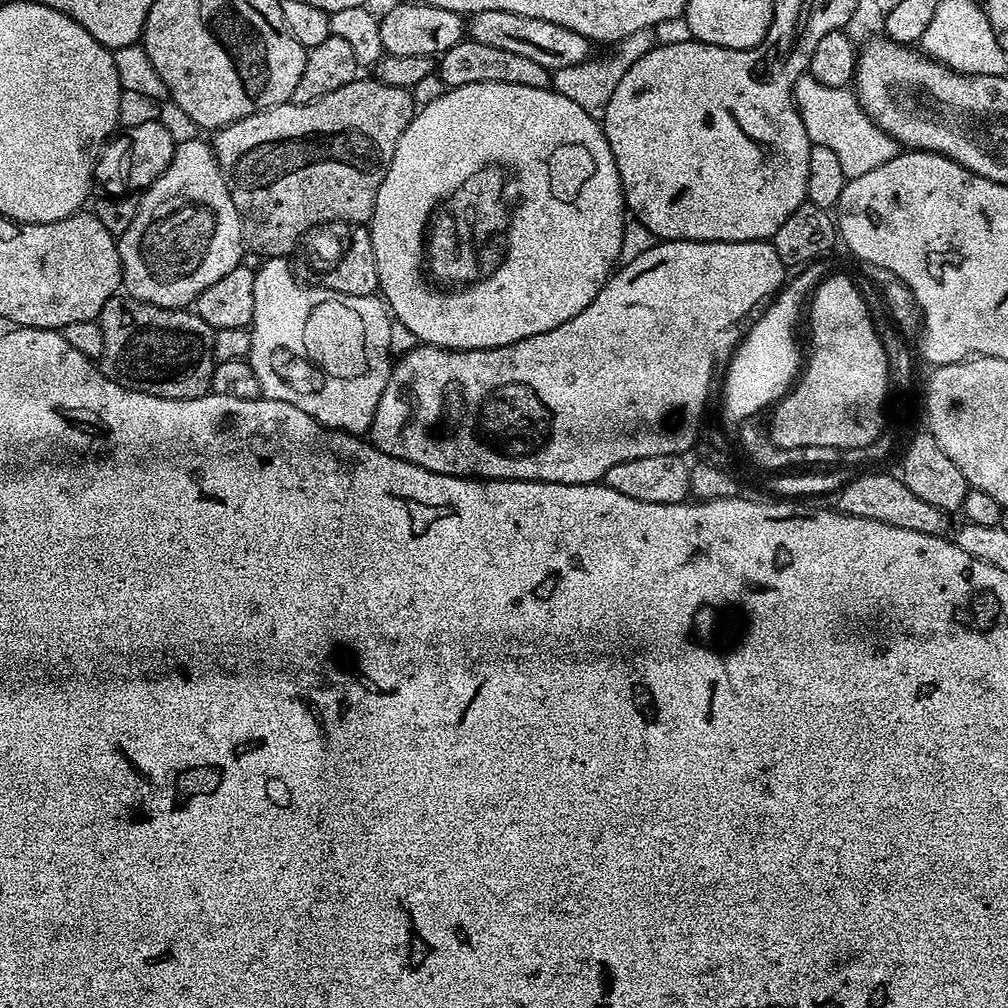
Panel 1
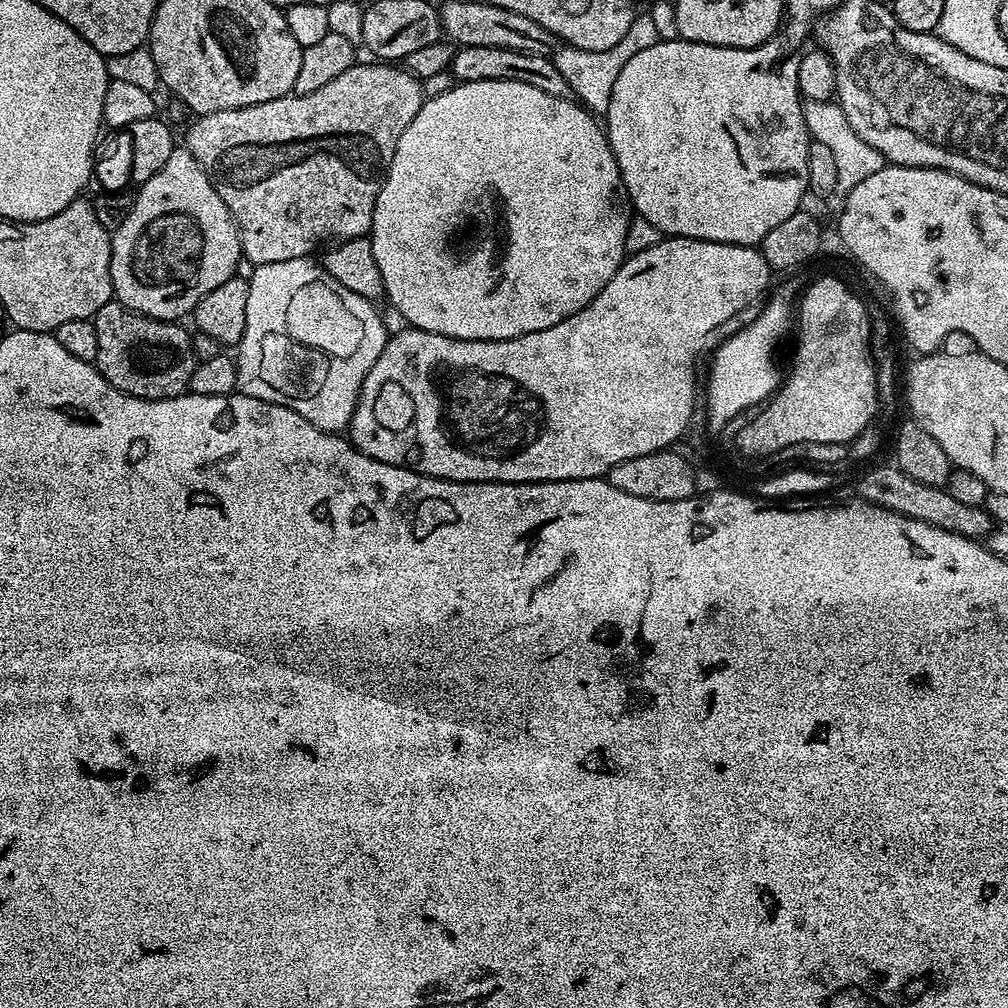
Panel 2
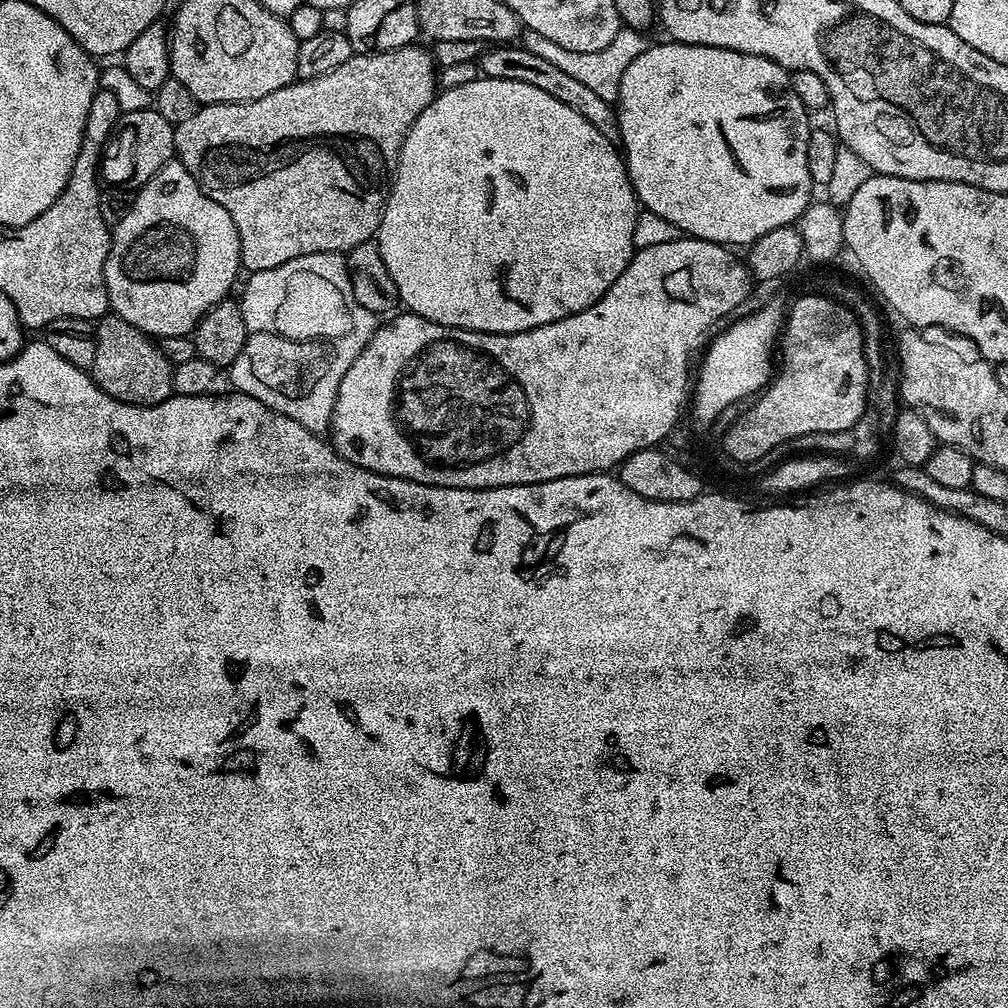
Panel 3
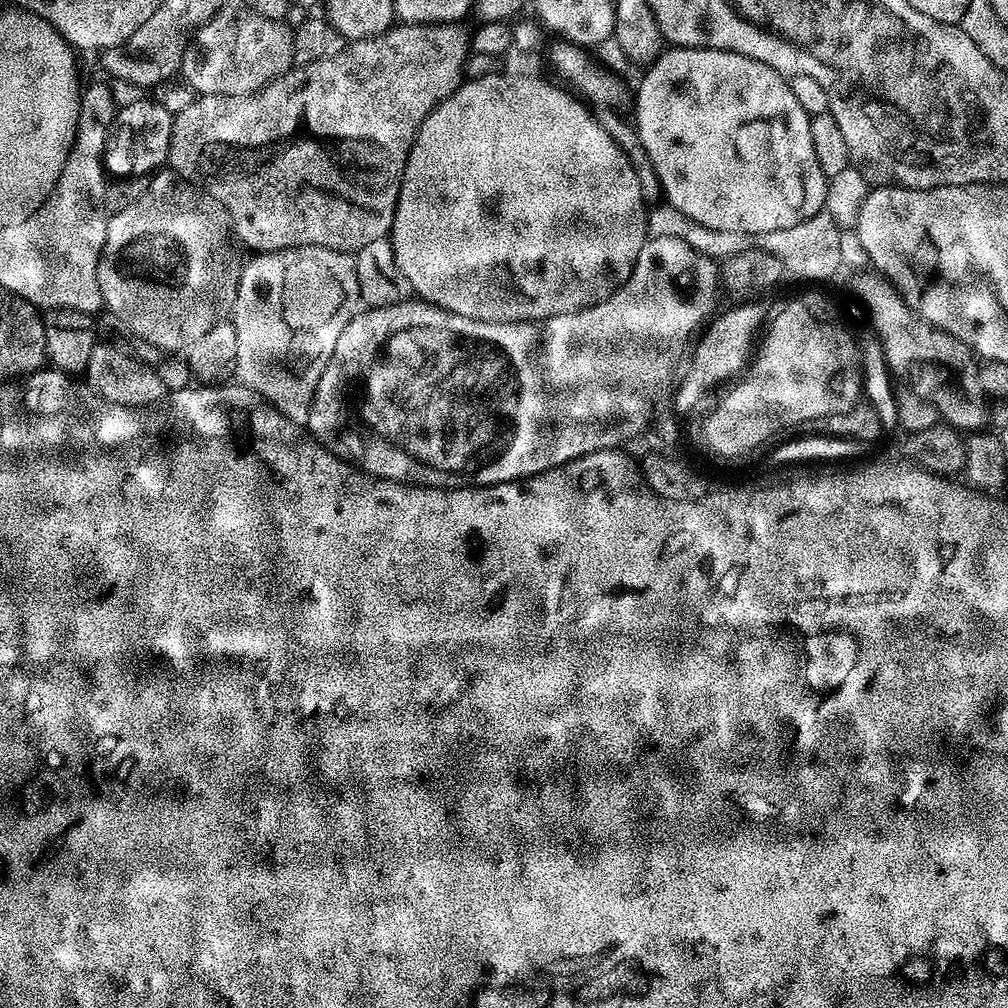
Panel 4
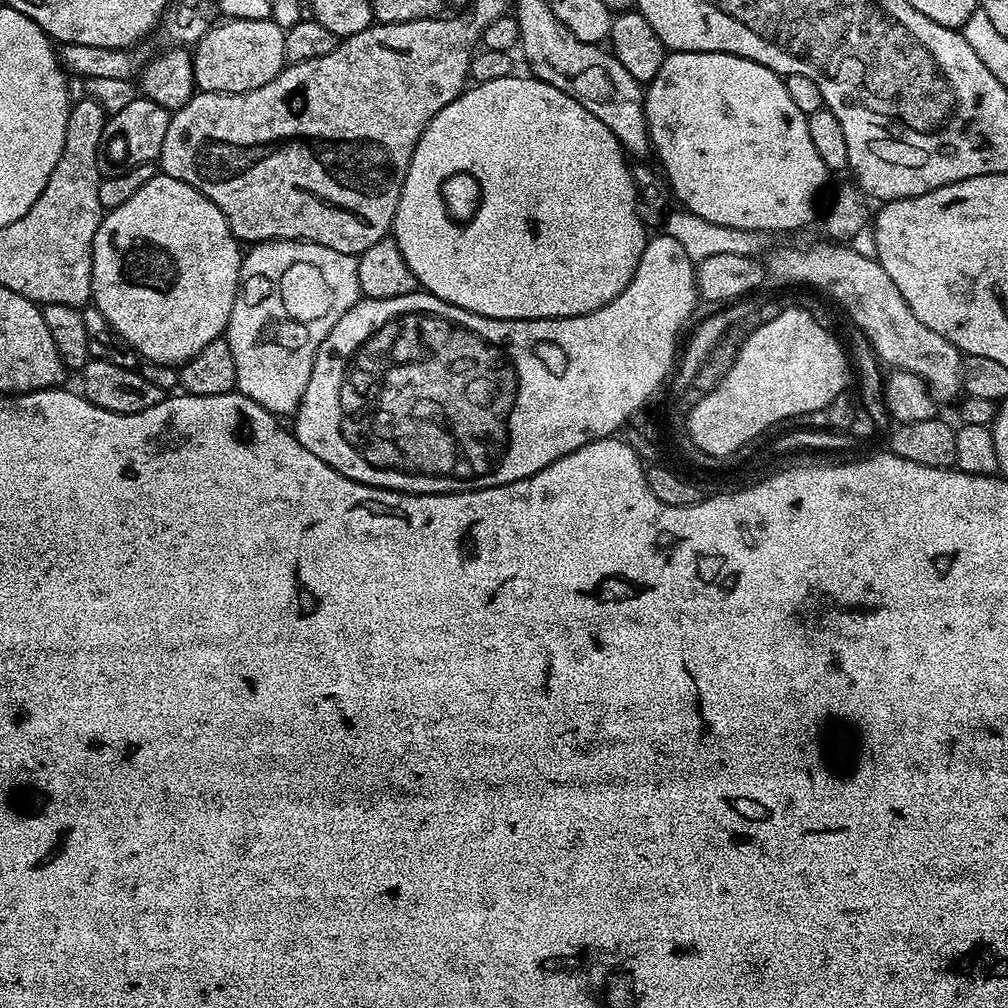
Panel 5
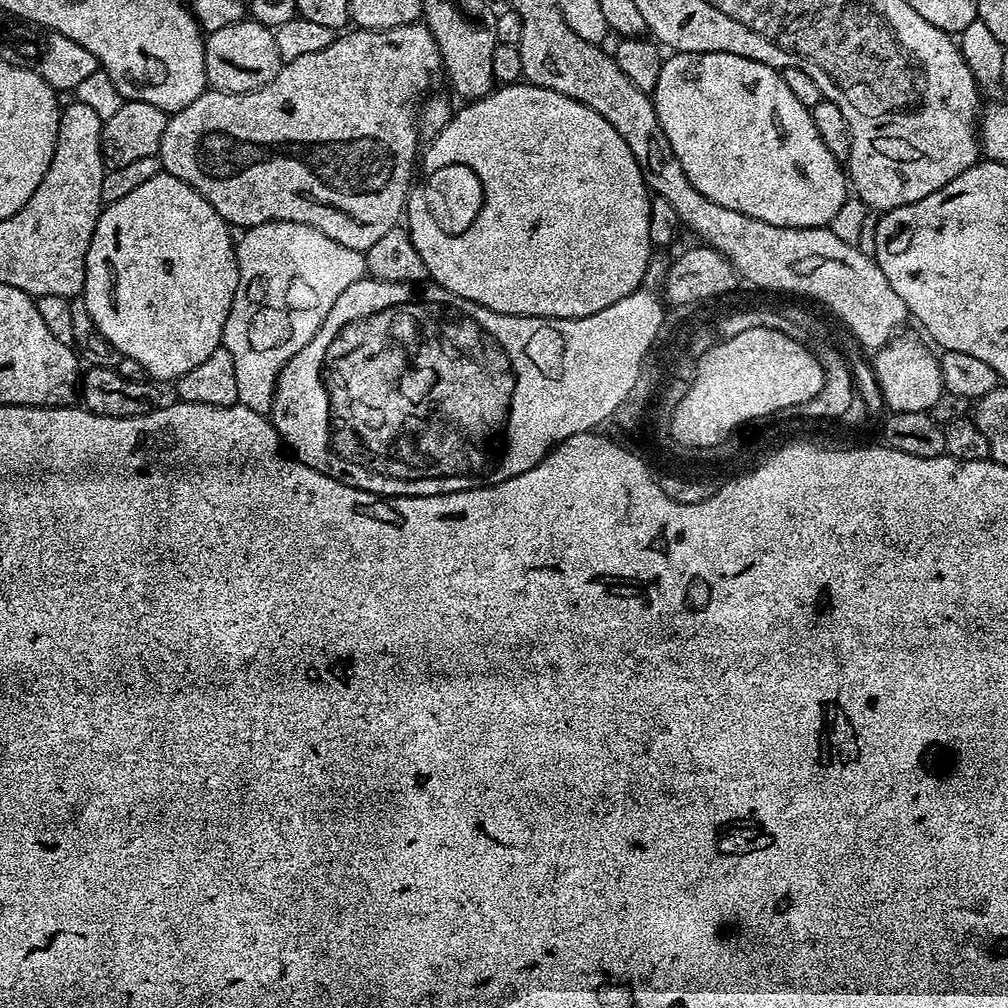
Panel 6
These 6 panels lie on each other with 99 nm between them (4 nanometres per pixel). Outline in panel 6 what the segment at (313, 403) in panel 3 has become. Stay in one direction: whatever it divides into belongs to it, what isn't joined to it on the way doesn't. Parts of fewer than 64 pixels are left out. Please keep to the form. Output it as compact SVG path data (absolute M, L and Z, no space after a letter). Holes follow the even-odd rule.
M271 220L262 226L243 229L241 236L244 237L235 241L240 271L238 290L226 318L222 347L230 350L230 358L234 358L239 404L268 416L272 411L280 371L290 358L294 358L294 354L298 354L298 350L302 350L302 346L306 346L306 342L310 342L310 338L314 338L326 314L330 314L330 306L338 302L338 294L342 294L346 286L365 279L366 265L363 252L350 250L334 242L334 238L326 238L322 230L314 230L314 226L306 226L302 222Z

